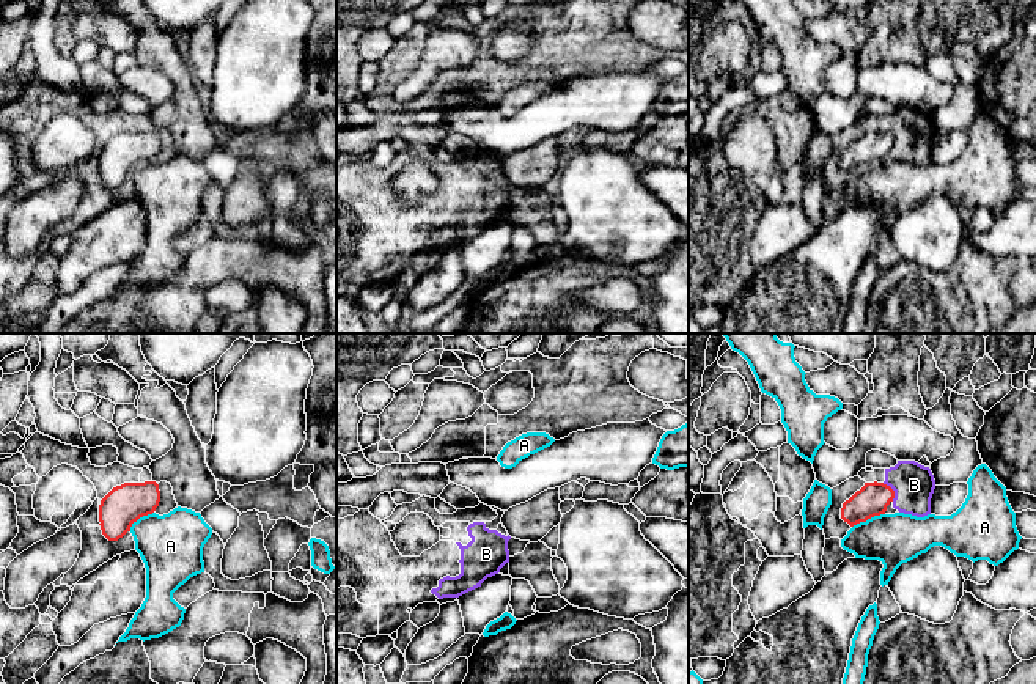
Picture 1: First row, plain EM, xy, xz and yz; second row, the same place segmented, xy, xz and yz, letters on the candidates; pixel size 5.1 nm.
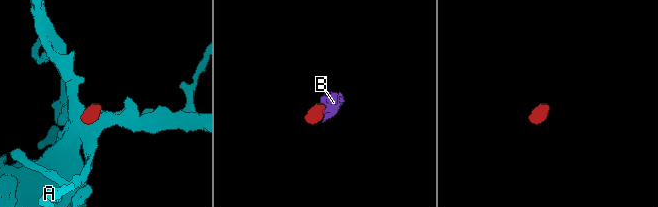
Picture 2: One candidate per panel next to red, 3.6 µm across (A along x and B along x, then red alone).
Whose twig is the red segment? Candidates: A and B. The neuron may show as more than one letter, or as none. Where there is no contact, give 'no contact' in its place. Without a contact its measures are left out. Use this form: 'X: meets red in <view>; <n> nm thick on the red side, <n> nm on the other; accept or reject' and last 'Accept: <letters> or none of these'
A: meets red in yz; 160 nm thick on the red side, 260 nm on the other; reject
B: meets red in yz; 160 nm thick on the red side, 220 nm on the other; reject
Accept: none of these

